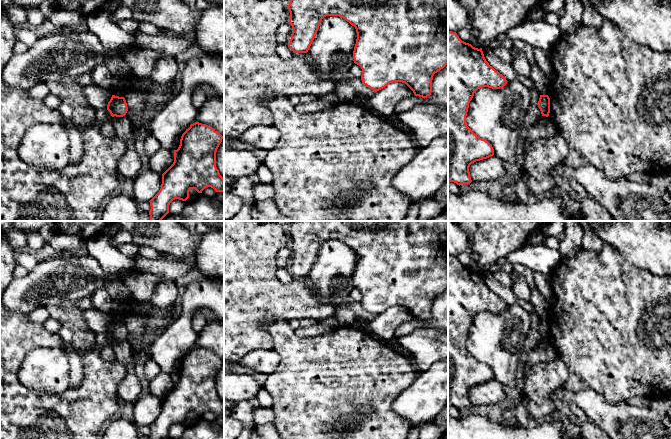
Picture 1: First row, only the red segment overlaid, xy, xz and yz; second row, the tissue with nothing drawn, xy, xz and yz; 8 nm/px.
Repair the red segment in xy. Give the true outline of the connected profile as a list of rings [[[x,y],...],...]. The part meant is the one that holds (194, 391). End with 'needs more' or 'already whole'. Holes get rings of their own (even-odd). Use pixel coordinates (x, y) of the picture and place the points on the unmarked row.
[[[195,346],[182,358],[180,369],[174,374],[173,388],[162,398],[162,408],[159,416],[149,425],[149,439],[167,439],[169,429],[179,423],[186,425],[189,415],[195,413],[198,417],[211,411],[216,416],[224,416],[224,402],[216,391],[216,376],[223,360],[206,348]]]; already whole

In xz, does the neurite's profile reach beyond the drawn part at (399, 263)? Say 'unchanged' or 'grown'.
unchanged

